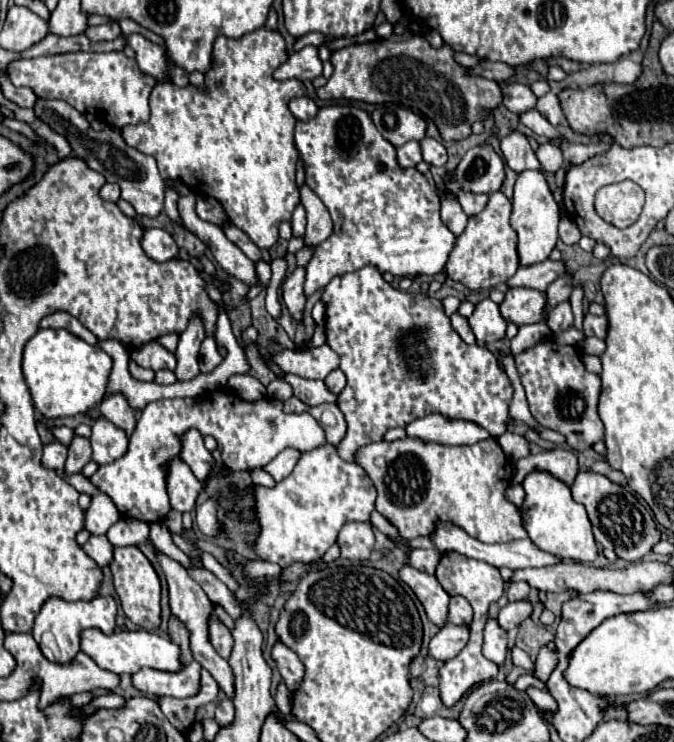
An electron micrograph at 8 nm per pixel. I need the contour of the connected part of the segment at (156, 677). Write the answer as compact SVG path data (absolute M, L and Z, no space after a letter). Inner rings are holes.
M197 661L185 665L177 673L165 673L157 669L139 669L131 675L133 685L145 695L167 695L167 697L193 697L199 691L199 671L201 665Z

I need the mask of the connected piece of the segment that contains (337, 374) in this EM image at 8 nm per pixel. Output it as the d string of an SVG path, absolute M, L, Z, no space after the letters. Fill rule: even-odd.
M335 369L335 371L331 371L331 373L327 375L325 385L327 385L335 395L337 395L337 393L341 393L341 389L345 387L345 381L347 381L345 373L343 373L341 369Z

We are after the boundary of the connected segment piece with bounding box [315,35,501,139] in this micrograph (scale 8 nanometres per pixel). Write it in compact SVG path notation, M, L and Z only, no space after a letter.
M417 35L417 37L411 37L411 39L407 39L407 41L377 39L377 41L371 41L371 43L357 43L357 45L351 45L351 47L343 47L343 49L339 49L339 51L333 51L329 61L333 63L333 69L335 69L335 71L333 71L331 79L327 81L327 85L315 89L315 93L317 93L319 99L351 99L351 101L365 101L365 103L397 103L397 101L401 101L401 105L405 105L405 107L409 107L409 109L413 109L413 111L419 109L419 113L423 113L423 115L427 115L429 119L433 119L433 121L437 123L437 127L439 127L443 139L465 139L465 137L469 137L471 125L473 125L475 121L485 119L485 117L501 103L501 89L499 89L499 83L489 81L489 79L483 79L483 77L469 77L469 75L465 75L465 69L463 69L459 63L453 61L453 49L449 49L449 45L443 45L441 49L433 49L433 47L431 47L423 37L419 37L419 35Z

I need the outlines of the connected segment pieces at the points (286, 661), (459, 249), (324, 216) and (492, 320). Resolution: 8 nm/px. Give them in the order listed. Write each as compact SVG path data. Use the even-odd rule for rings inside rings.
M277 641L271 655L273 655L273 659L275 659L277 665L279 665L279 673L281 673L283 681L285 681L287 689L289 689L291 693L295 693L295 691L301 687L303 675L305 675L303 663L299 661L297 653L293 653L289 647L285 647L281 641Z
M501 193L489 195L489 205L477 215L471 217L465 231L457 237L455 247L447 261L447 273L451 279L463 283L467 289L491 289L503 285L519 269L517 257L517 233L509 225L511 201Z
M307 183L301 187L301 203L305 205L307 219L304 245L316 247L333 233L331 215L327 207L323 205L323 201L311 191Z
M483 299L481 303L477 303L473 315L467 321L477 337L477 343L493 343L505 337L507 323L499 315L499 305L491 299Z

